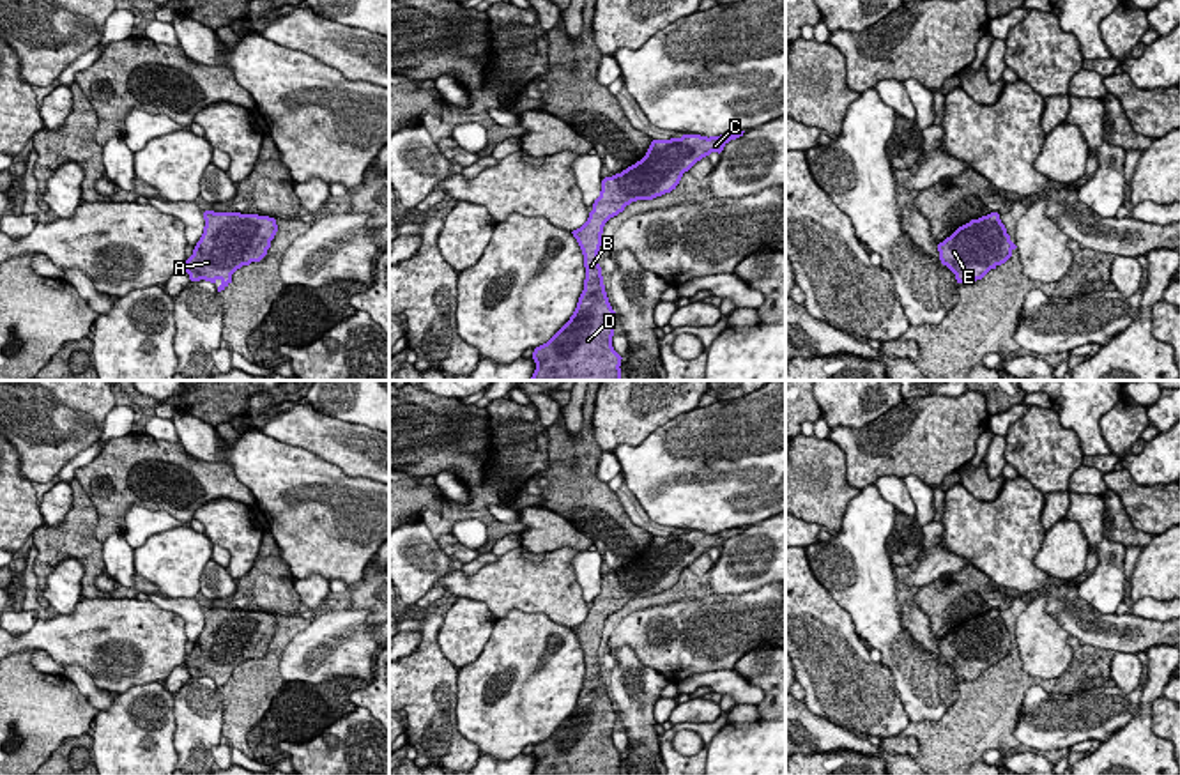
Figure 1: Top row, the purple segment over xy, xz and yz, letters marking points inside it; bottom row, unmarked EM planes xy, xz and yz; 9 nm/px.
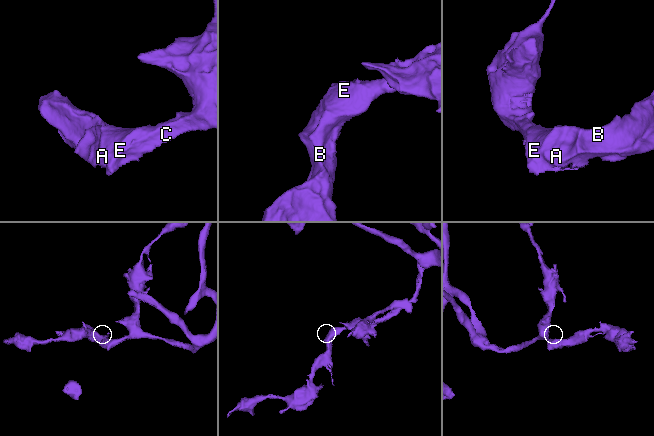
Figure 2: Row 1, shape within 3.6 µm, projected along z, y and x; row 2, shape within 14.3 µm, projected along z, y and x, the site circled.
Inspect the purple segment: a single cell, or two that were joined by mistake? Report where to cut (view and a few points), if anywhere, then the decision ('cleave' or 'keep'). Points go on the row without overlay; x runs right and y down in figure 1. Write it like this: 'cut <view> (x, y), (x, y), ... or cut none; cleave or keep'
cut none; keep

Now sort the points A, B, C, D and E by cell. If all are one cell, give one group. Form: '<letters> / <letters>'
A B C D E

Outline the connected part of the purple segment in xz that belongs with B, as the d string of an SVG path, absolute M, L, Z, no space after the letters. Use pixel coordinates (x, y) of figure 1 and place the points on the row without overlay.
M743 529L653 536L640 557L601 577L587 618L571 628L584 651L584 687L570 717L547 740L534 745L536 766L531 775L621 775L623 754L612 743L616 708L598 660L603 623L632 598L653 596L676 586L683 570L697 557L711 549L720 550Z

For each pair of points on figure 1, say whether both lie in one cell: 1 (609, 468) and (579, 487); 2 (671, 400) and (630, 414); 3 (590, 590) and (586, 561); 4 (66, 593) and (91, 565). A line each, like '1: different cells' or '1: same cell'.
1: different cells
2: same cell
3: same cell
4: different cells

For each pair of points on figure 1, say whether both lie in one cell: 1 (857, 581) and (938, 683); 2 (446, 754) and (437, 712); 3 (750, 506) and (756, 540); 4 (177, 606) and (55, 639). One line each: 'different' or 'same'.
1: same
2: same
3: different
4: different

